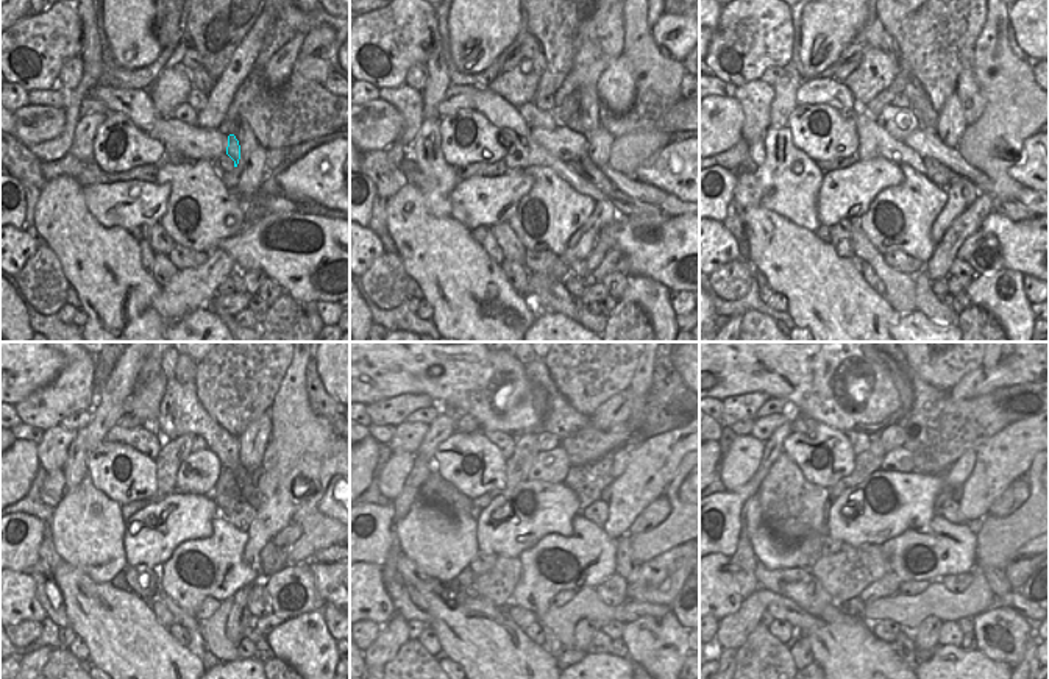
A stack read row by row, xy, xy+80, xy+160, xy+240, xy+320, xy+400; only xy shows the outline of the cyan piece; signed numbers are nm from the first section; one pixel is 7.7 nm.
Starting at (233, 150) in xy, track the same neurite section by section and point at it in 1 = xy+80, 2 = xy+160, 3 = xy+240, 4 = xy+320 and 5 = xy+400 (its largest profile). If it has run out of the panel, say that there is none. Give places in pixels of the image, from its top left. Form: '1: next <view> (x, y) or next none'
1: next xy+80 (590, 172)
2: next xy+160 (970, 191)
3: next xy+240 (270, 562)
4: next xy+320 (626, 565)
5: next xy+400 (998, 579)

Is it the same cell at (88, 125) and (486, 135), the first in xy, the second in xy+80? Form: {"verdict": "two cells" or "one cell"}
{"verdict": "two cells"}

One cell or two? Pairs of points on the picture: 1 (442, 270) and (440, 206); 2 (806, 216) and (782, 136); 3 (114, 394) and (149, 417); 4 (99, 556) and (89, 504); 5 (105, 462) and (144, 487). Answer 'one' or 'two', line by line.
1: two
2: one
3: two
4: one
5: one

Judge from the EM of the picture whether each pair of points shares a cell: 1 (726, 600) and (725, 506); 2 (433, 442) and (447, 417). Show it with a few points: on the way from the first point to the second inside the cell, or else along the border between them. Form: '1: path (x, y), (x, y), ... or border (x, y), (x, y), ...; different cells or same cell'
1: border (715, 553), (729, 558); different cells
2: path (434, 436), (445, 423); same cell

